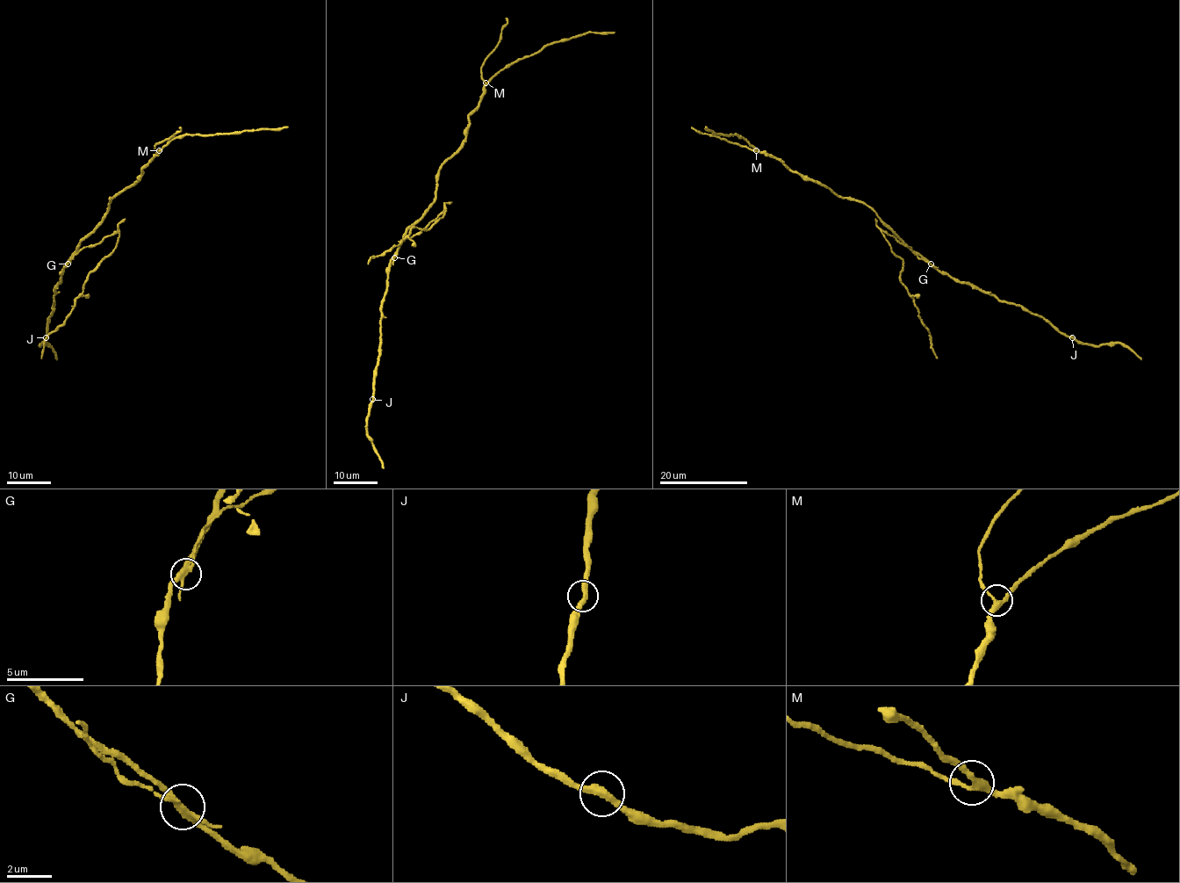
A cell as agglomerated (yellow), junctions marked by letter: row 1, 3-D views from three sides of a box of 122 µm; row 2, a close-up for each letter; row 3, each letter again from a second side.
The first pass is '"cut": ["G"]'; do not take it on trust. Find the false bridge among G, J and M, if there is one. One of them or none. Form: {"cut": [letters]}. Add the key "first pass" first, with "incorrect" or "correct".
{"first pass": "correct", "cut": ["G"]}

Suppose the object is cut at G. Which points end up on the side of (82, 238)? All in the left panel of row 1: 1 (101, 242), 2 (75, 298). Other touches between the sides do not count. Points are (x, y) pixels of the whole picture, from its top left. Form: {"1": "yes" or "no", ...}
{"1": "no", "2": "no"}

